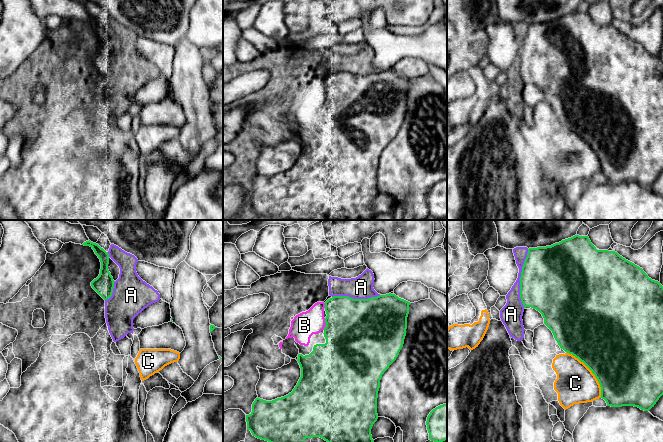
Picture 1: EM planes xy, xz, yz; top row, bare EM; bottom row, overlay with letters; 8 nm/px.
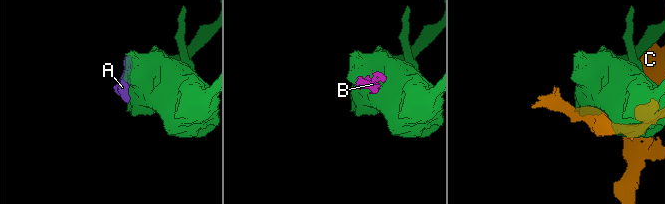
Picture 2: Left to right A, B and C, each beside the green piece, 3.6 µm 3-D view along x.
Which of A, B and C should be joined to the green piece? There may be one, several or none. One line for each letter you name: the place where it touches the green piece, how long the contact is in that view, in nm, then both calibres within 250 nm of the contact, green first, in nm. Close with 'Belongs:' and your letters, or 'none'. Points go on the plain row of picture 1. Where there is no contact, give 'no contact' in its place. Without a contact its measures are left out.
Belongs: none

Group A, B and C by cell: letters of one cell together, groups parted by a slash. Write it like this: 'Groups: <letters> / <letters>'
Groups: A B / C

